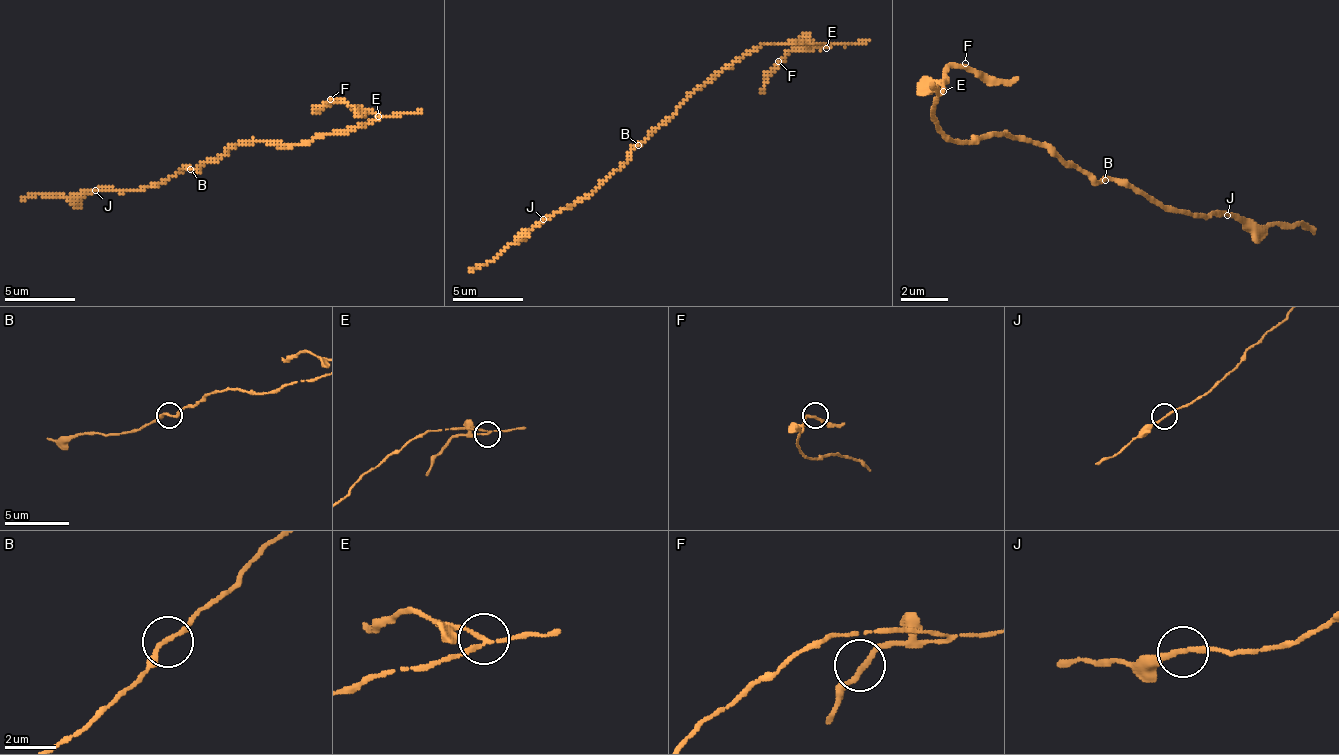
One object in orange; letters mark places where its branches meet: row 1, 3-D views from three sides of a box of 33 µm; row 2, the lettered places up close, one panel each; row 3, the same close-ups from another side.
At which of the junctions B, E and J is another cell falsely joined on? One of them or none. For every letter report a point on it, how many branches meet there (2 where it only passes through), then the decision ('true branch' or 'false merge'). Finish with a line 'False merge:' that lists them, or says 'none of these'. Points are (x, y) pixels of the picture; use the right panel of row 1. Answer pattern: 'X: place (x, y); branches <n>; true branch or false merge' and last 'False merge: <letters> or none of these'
B: place (1105, 180); branches 2; true branch
E: place (943, 91); branches 3; false merge
J: place (1227, 215); branches 2; true branch
False merge: E

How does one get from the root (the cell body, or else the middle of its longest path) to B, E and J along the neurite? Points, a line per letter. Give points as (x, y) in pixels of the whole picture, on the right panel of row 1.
B: (1052, 157), (1058, 157), (1064, 163), (1076, 163), (1099, 180), (1105, 180)
E: (1052, 157), (1041, 145), (1011, 134), (953, 139), (935, 122), (935, 98), (941, 93)
J: (1052, 157), (1087, 169), (1099, 180), (1128, 180), (1146, 198), (1169, 204), (1187, 215), (1227, 215)

